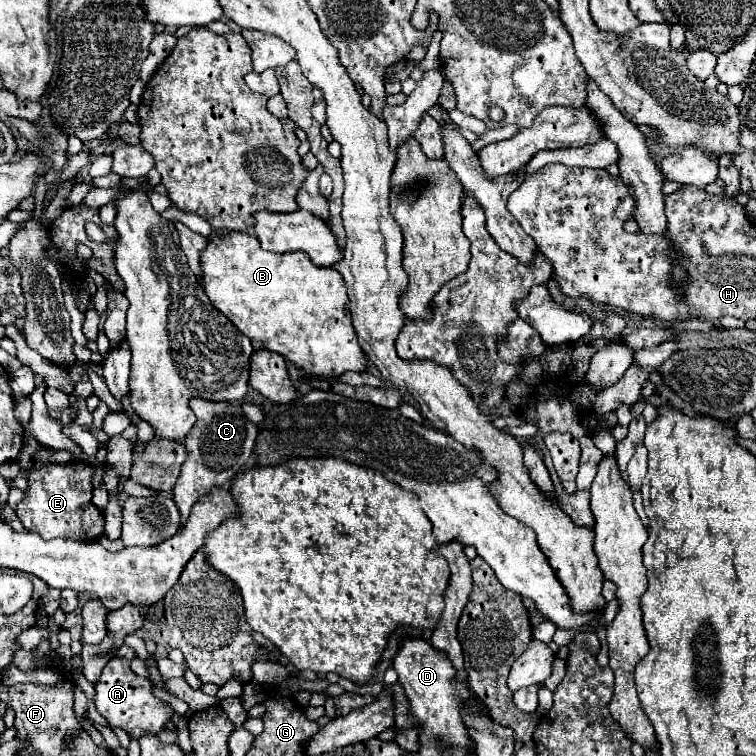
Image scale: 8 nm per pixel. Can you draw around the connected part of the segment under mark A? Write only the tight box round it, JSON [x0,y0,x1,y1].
[95,658,173,738]

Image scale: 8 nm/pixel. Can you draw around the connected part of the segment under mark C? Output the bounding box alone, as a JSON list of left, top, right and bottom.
[173,400,257,526]

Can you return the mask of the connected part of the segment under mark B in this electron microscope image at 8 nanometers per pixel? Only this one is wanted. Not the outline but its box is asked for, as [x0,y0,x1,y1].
[201,232,369,378]

